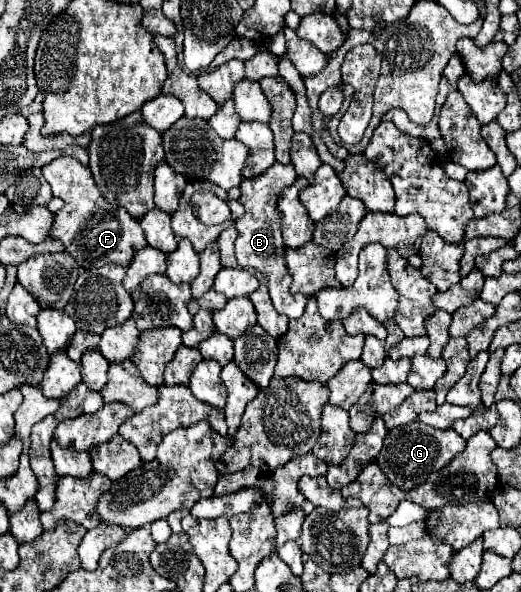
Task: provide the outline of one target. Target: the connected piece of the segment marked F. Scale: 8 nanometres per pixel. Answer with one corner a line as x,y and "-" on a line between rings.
60,156
46,164
42,168
42,174
50,182
54,196
64,198
66,202
64,208
54,214
54,226
50,228
48,238
60,240
66,246
66,252
78,262
78,266
100,268
108,262
130,266
130,258
134,258
138,250
146,248
148,242
144,238
140,222
126,214
126,210
122,210
120,206
108,204
102,198
88,166
82,166
76,158

